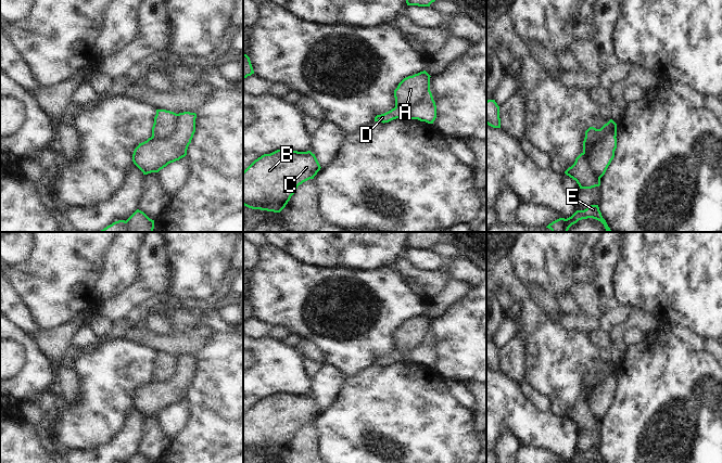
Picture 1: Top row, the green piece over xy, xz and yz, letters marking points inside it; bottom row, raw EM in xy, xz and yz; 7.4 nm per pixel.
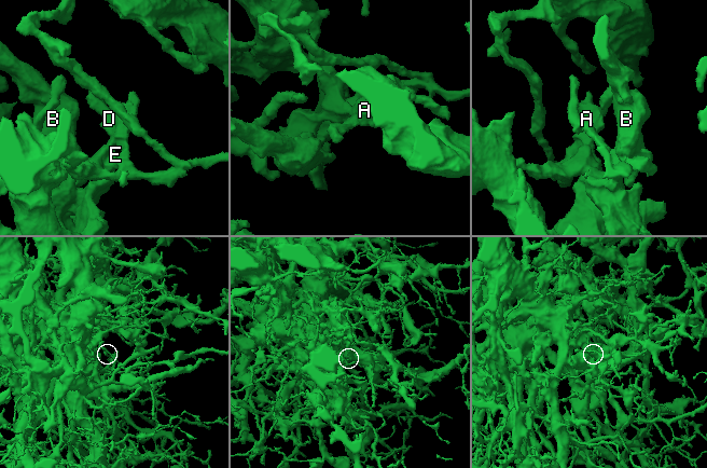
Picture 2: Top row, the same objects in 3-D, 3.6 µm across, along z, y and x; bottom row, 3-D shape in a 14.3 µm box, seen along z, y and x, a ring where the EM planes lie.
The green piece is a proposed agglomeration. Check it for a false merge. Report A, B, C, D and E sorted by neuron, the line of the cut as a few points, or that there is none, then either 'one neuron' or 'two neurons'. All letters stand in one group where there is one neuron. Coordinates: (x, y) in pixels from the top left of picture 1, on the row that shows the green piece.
A E / B C D | yz (616, 129), (599, 140), (588, 154), (588, 167), (599, 178) | two neurons

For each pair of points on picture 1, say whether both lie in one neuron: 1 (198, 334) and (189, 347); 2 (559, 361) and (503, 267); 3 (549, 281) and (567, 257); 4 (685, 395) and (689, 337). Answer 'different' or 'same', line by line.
1: same
2: same
3: same
4: different

